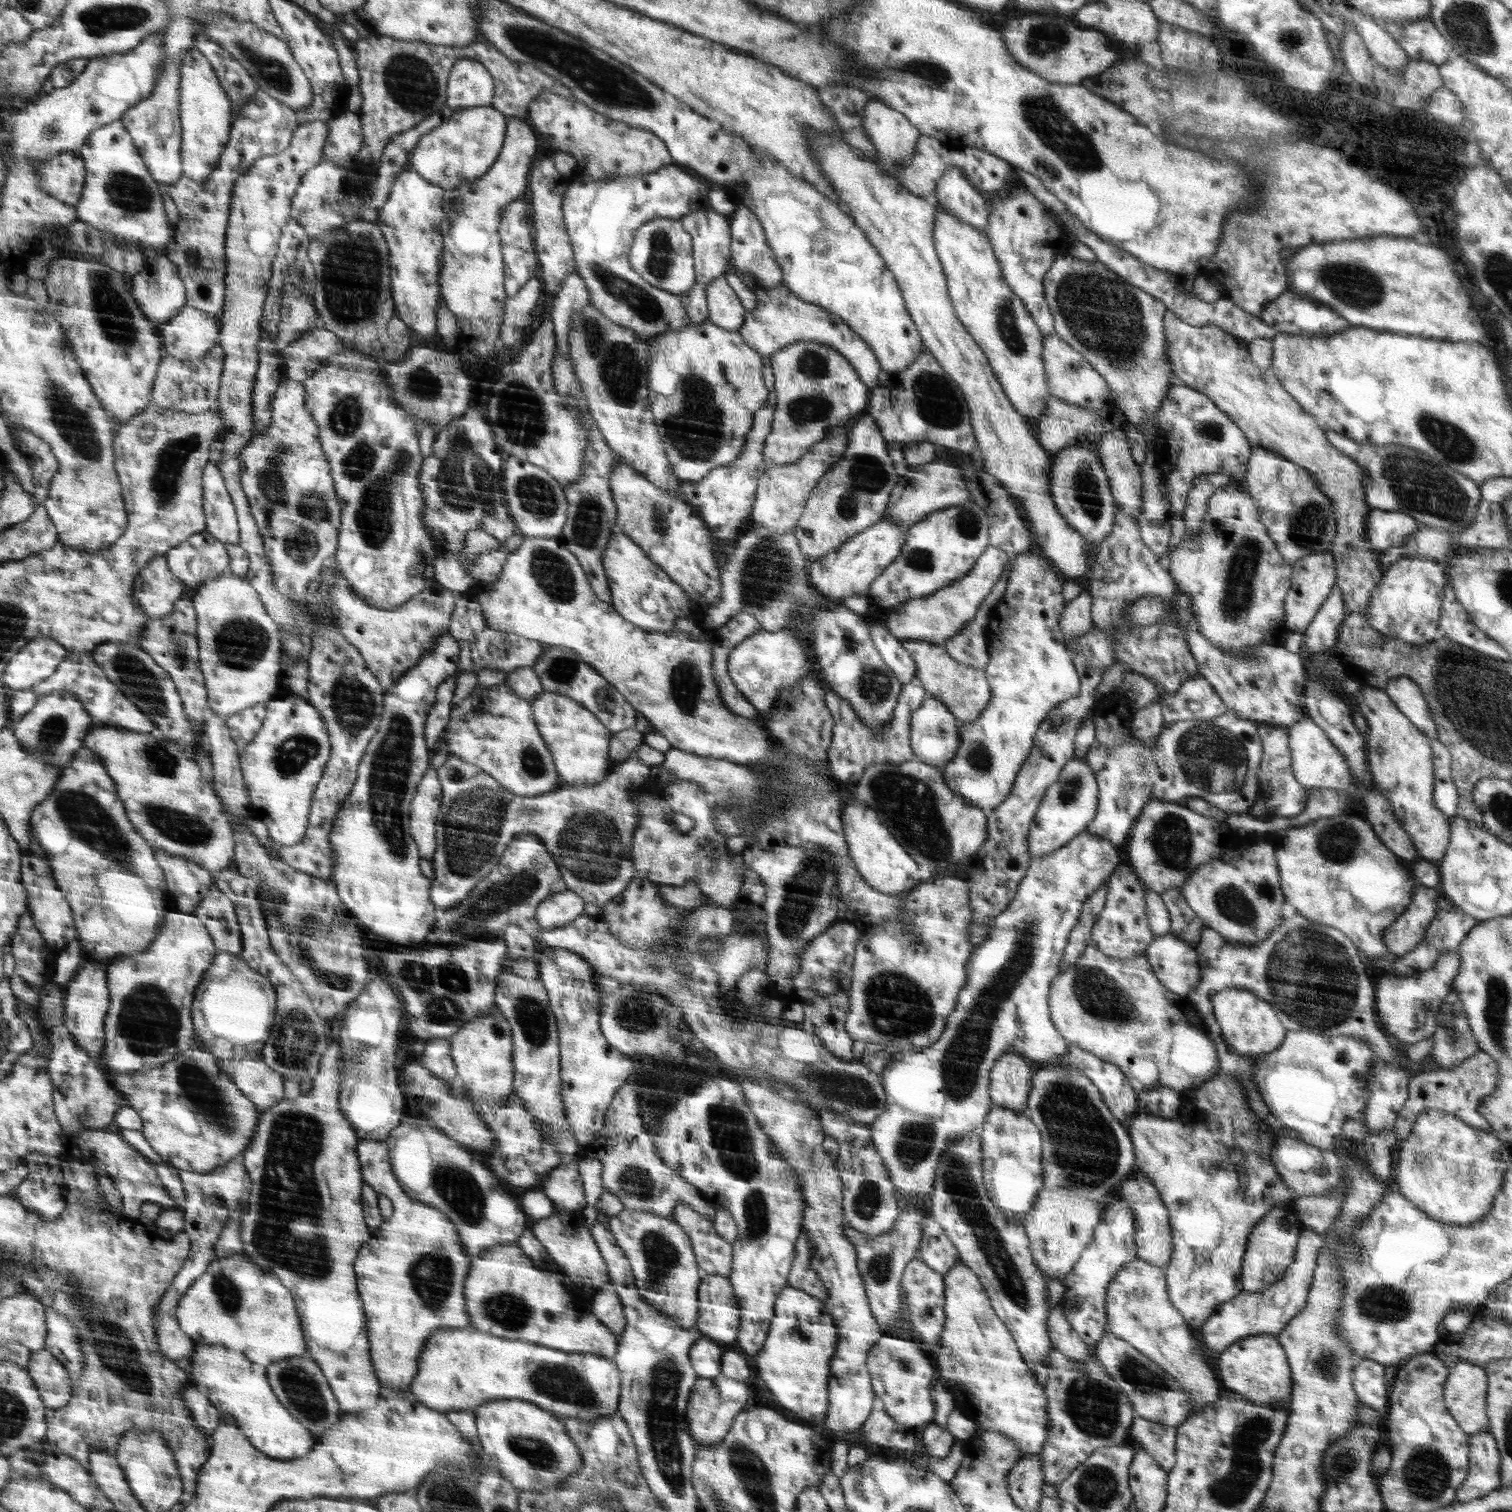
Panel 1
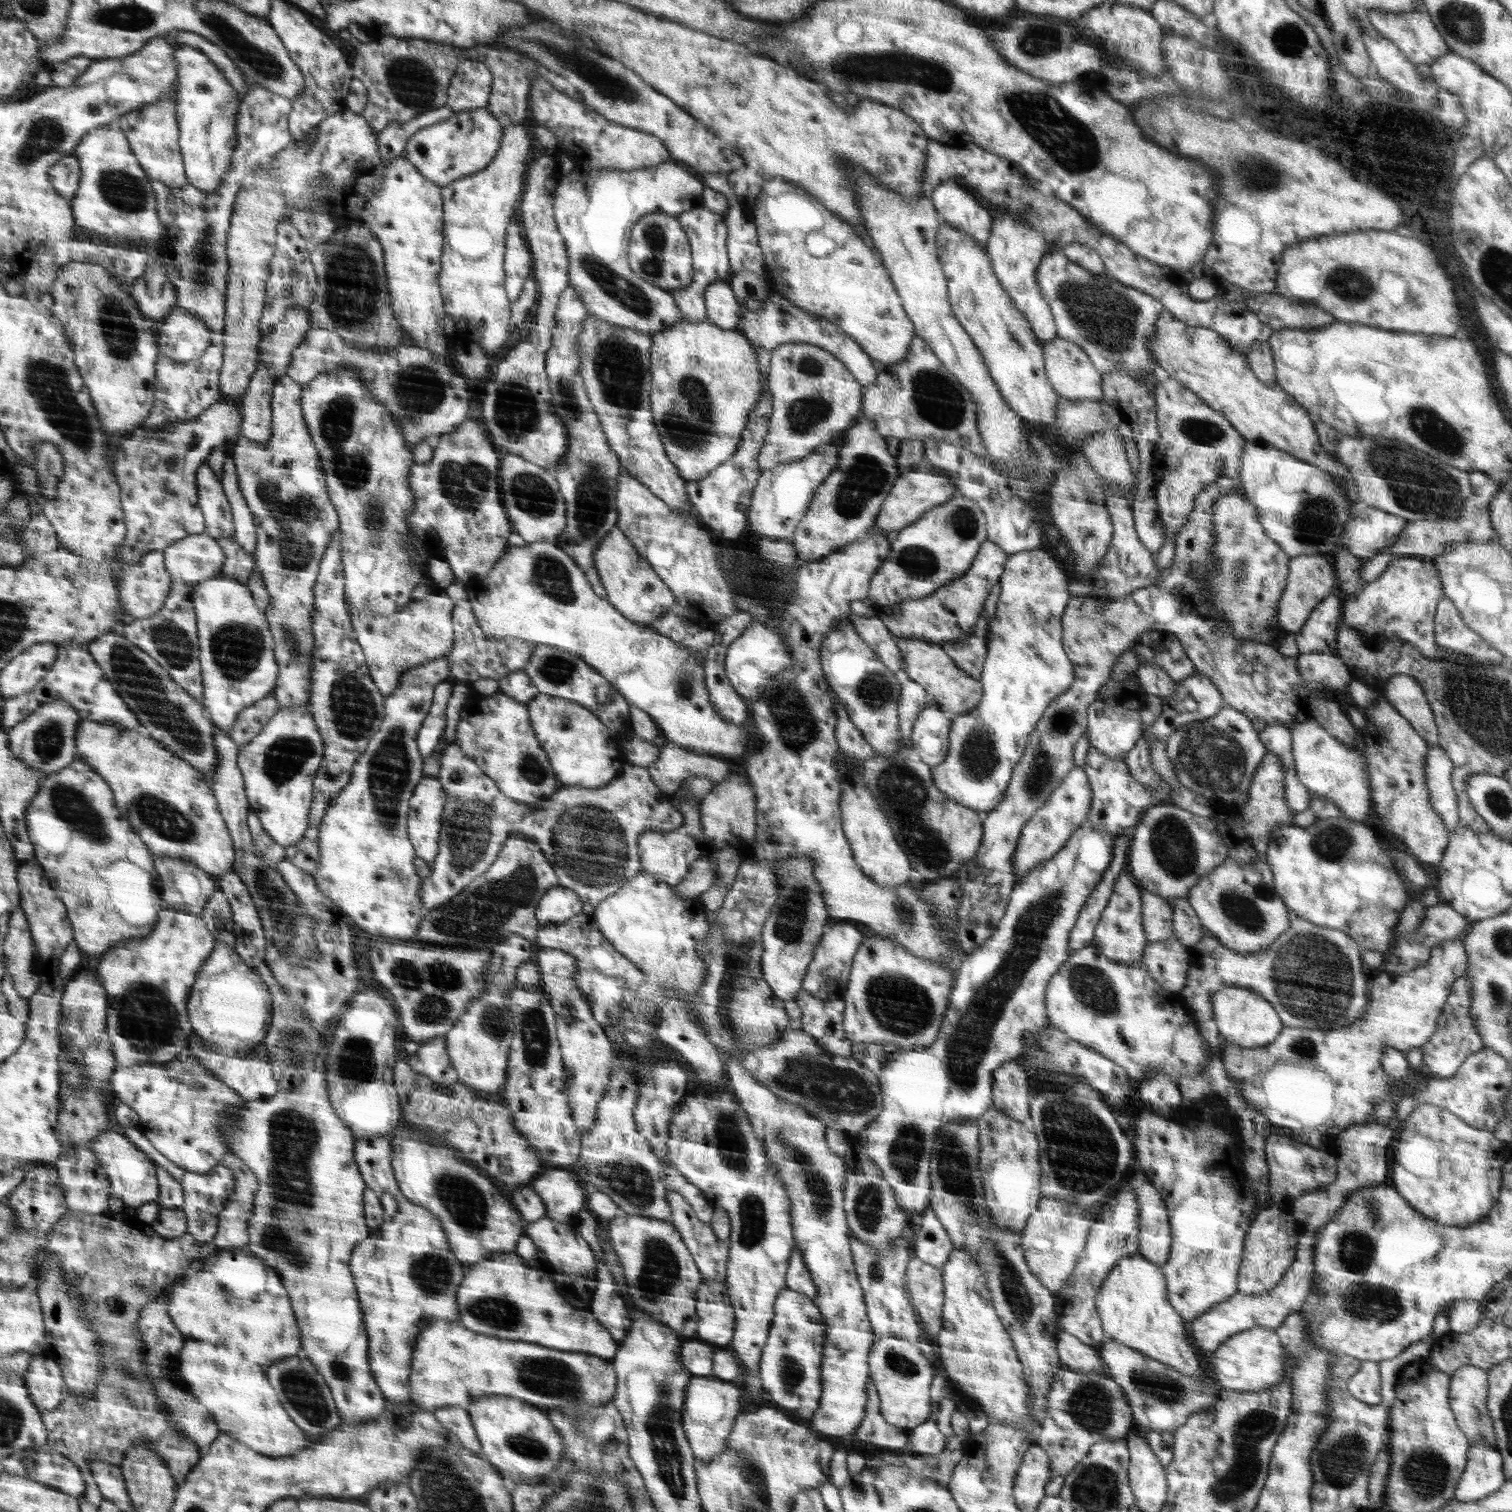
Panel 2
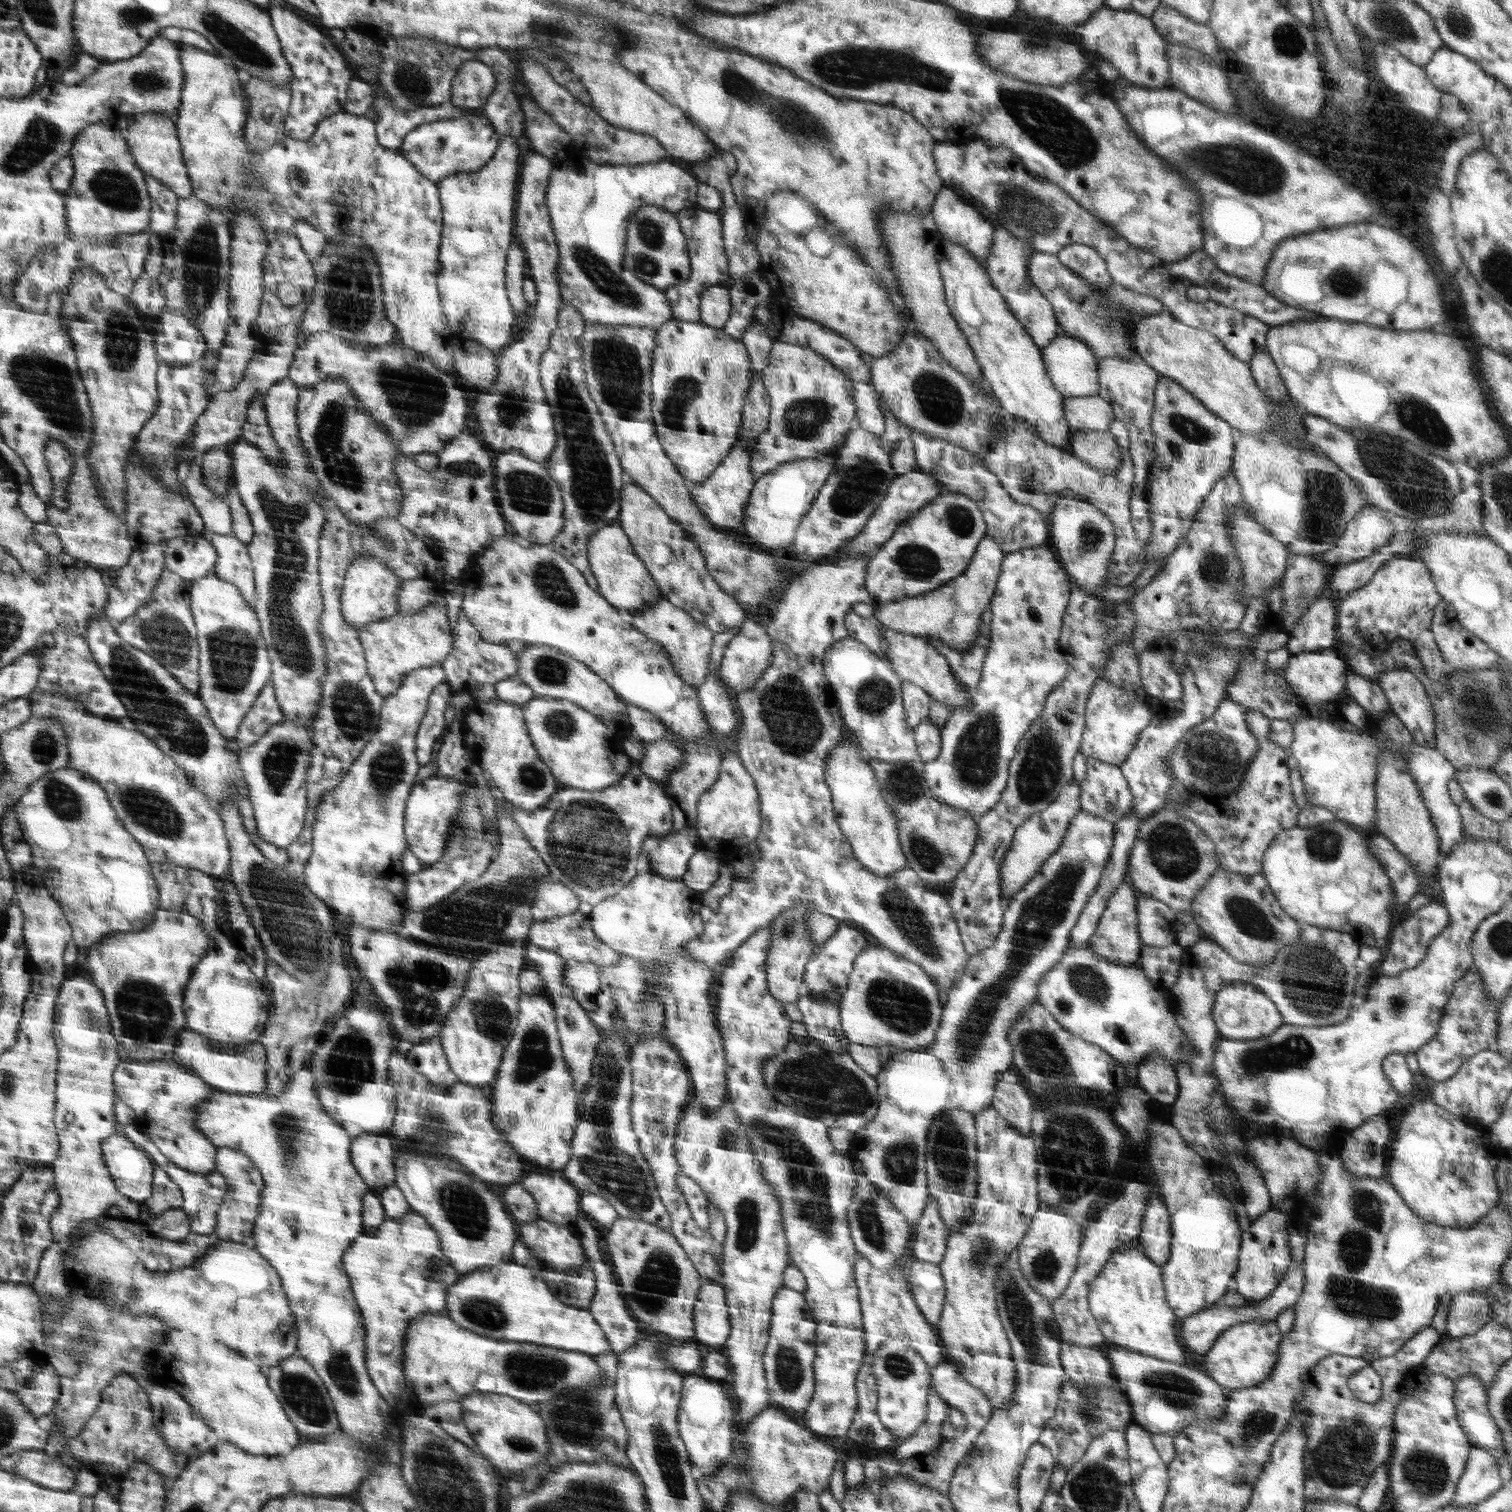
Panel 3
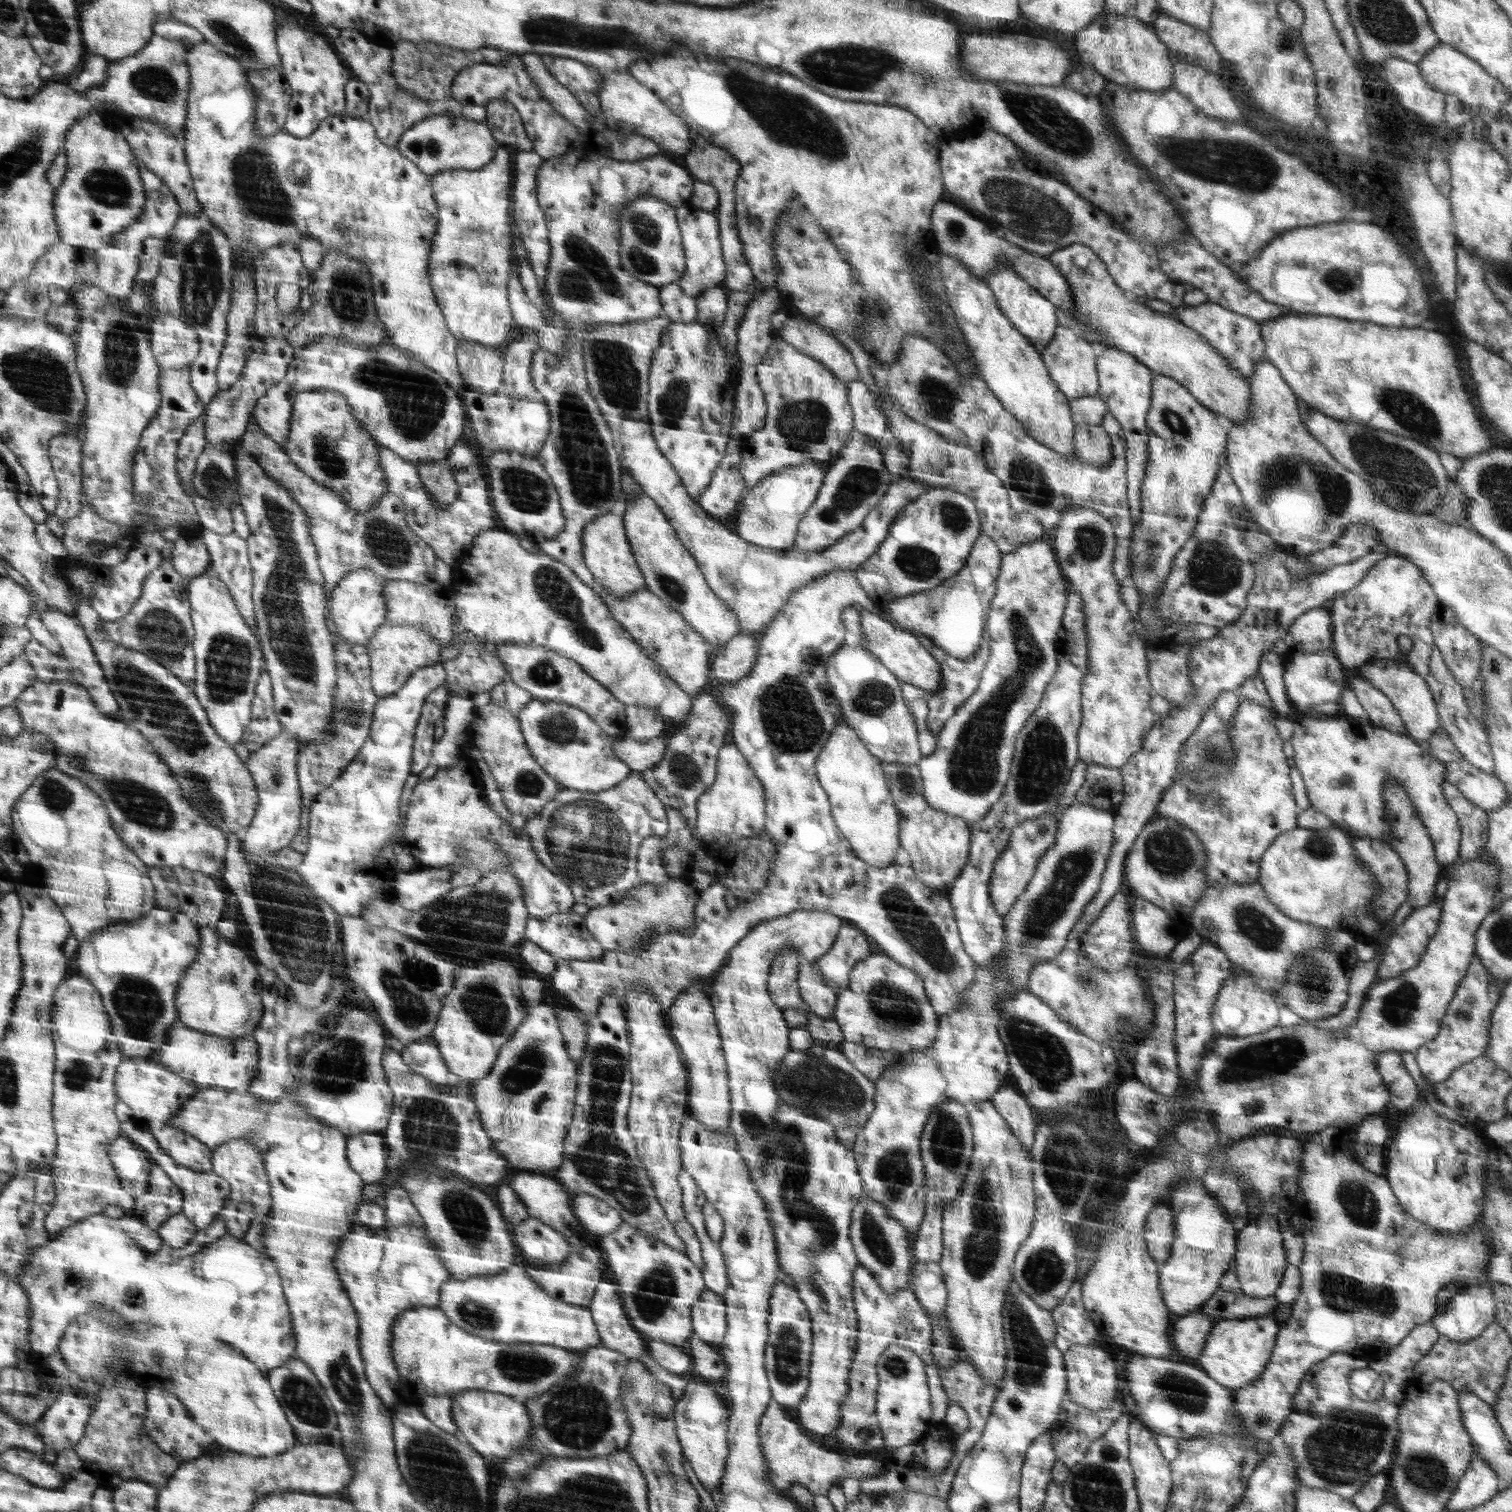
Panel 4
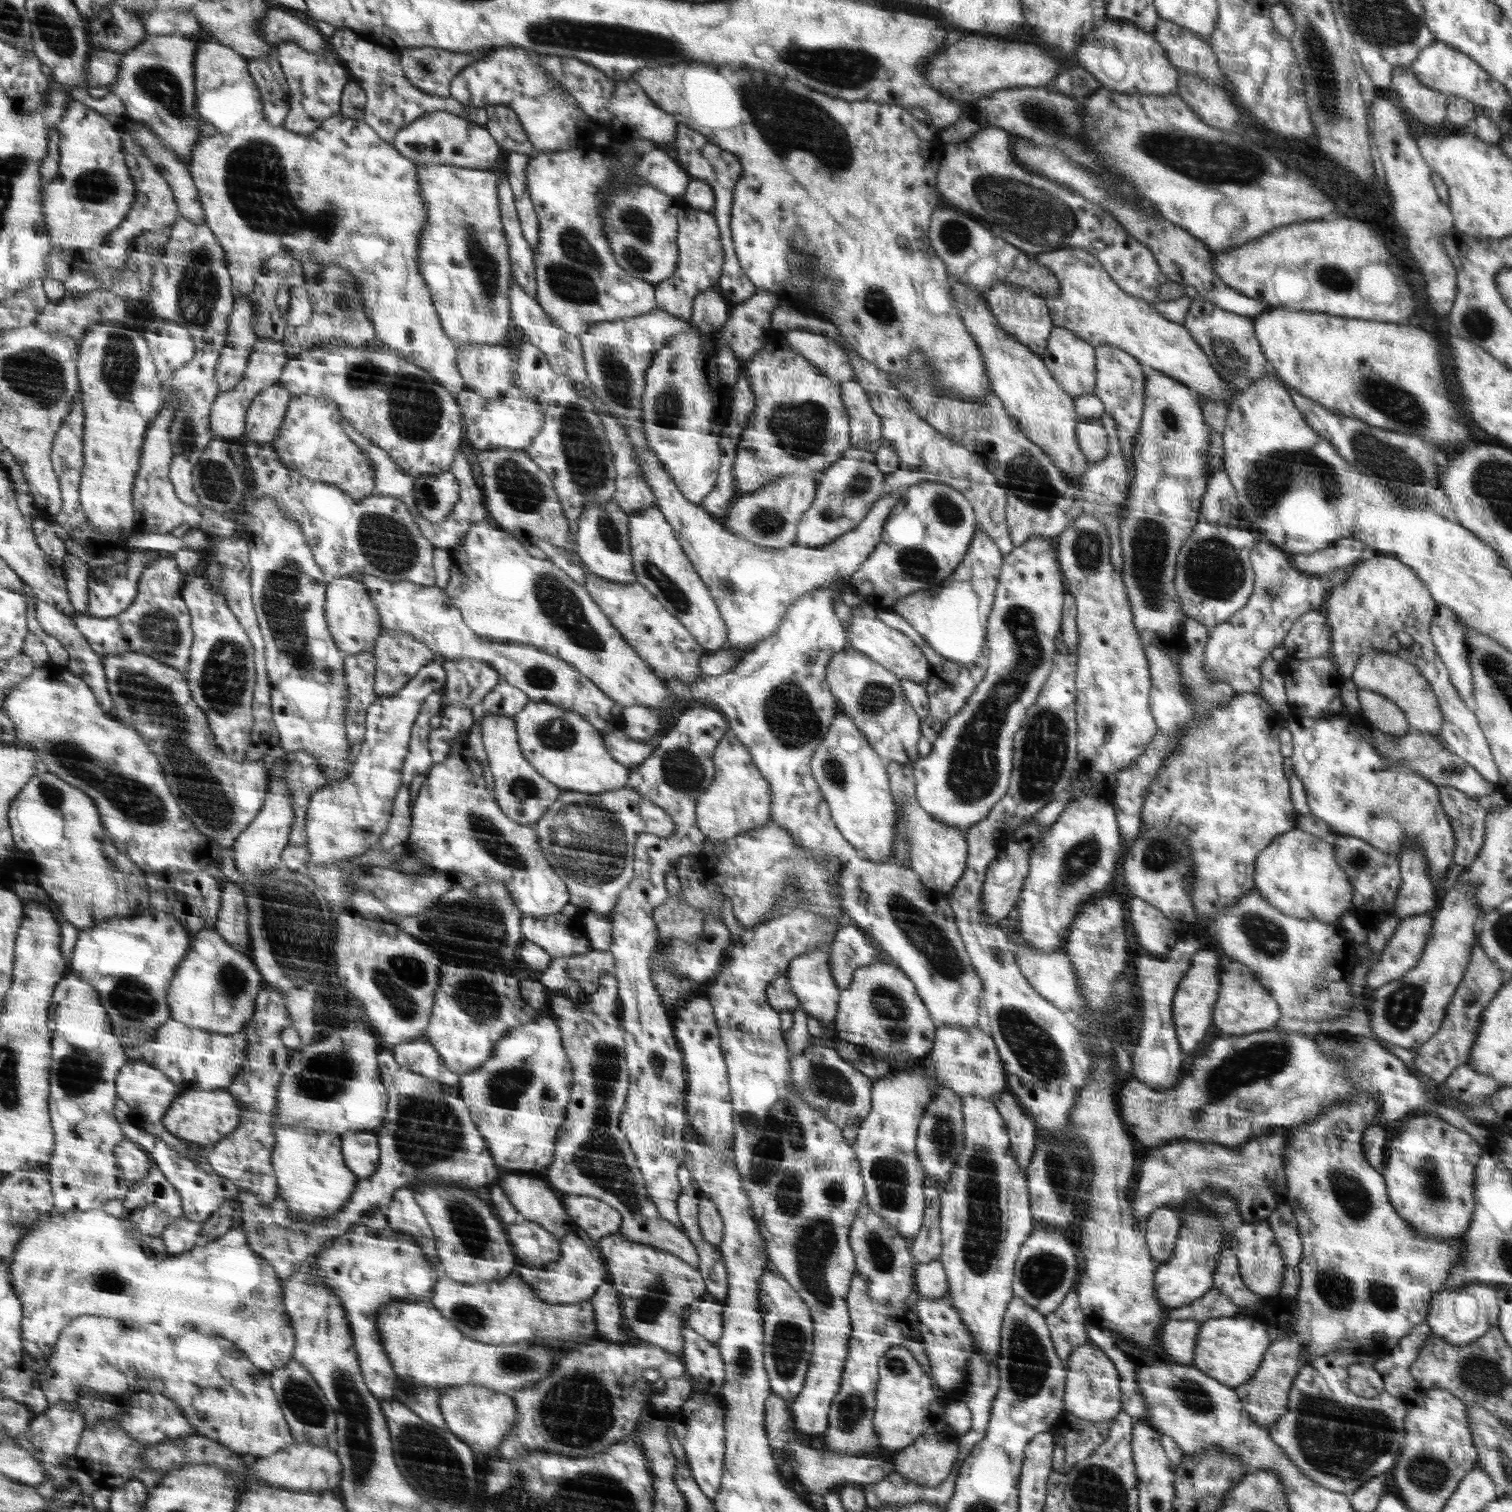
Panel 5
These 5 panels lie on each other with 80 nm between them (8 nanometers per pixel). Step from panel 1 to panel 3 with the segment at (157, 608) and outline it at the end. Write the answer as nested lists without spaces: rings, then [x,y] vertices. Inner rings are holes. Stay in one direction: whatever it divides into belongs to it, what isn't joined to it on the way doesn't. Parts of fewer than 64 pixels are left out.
[[[162,541],[143,549],[136,548],[130,563],[124,567],[103,569],[106,583],[113,593],[110,602],[105,606],[106,618],[119,625],[136,616],[136,613],[154,598],[154,588],[158,586],[158,580],[162,580],[162,570],[165,570],[165,549]]]

